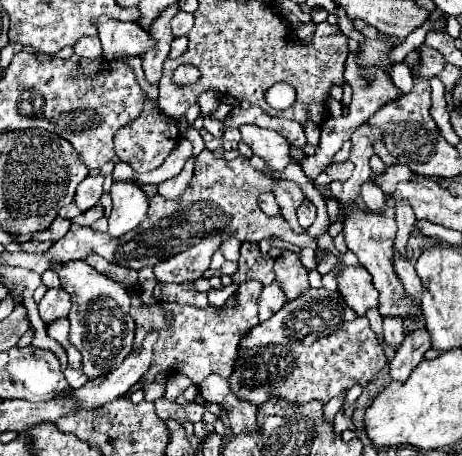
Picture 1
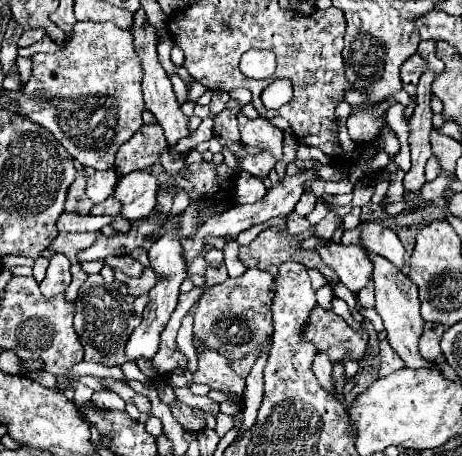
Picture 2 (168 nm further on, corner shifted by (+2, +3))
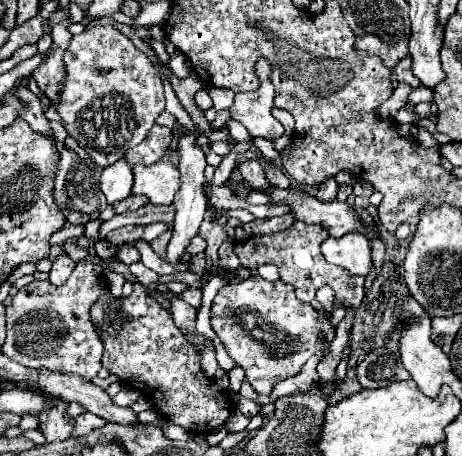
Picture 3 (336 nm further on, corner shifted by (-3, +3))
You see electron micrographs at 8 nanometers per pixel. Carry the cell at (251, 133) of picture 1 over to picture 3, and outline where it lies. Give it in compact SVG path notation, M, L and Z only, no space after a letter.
M262 83L258 91L238 93L234 105L230 107L232 119L240 121L250 137L264 137L268 141L276 141L284 135L284 127L280 121L272 117L272 101L274 101L274 85Z

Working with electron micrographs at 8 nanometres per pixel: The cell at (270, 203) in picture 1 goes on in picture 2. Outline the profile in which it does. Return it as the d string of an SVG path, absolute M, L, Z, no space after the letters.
M241 171L235 181L235 201L237 203L255 203L267 193L263 181L253 177L247 171Z

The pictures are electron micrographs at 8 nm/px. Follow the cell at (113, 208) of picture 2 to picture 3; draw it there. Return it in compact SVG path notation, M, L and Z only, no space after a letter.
M130 195L128 199L120 201L120 203L114 203L112 207L116 209L116 213L126 213L126 211L136 211L144 205L144 197L136 197L136 195Z

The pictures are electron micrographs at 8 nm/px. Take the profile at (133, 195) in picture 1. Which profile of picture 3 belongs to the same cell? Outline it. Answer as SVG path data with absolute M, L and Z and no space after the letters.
M168 159L148 167L146 165L134 167L132 195L148 197L150 205L170 205L178 187L180 187L180 173L176 165Z

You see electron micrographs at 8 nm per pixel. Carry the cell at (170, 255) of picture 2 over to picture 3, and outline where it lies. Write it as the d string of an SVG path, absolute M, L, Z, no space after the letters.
M176 123L176 127L172 129L174 137L178 139L178 169L180 169L180 189L174 197L174 209L176 209L176 219L174 219L174 229L172 229L172 239L166 247L166 257L164 261L166 263L180 263L182 261L182 255L186 253L190 241L198 235L198 227L204 219L204 213L206 213L206 195L202 191L202 183L206 181L204 179L204 167L206 167L206 157L204 157L204 151L200 149L200 145L196 145L196 139L200 137L200 133L196 131L188 131L186 127L182 127L180 123Z

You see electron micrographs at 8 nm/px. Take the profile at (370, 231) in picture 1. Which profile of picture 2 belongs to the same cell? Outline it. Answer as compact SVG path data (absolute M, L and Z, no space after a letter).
M369 253L375 271L373 271L373 279L375 279L375 309L383 319L385 325L385 333L387 333L387 341L391 343L391 347L395 349L395 353L405 361L407 367L417 369L417 367L437 367L437 363L427 361L425 357L419 355L419 337L423 333L425 321L419 313L419 295L417 295L417 287L409 281L409 277L401 271L395 269L395 265L391 265L391 261Z

